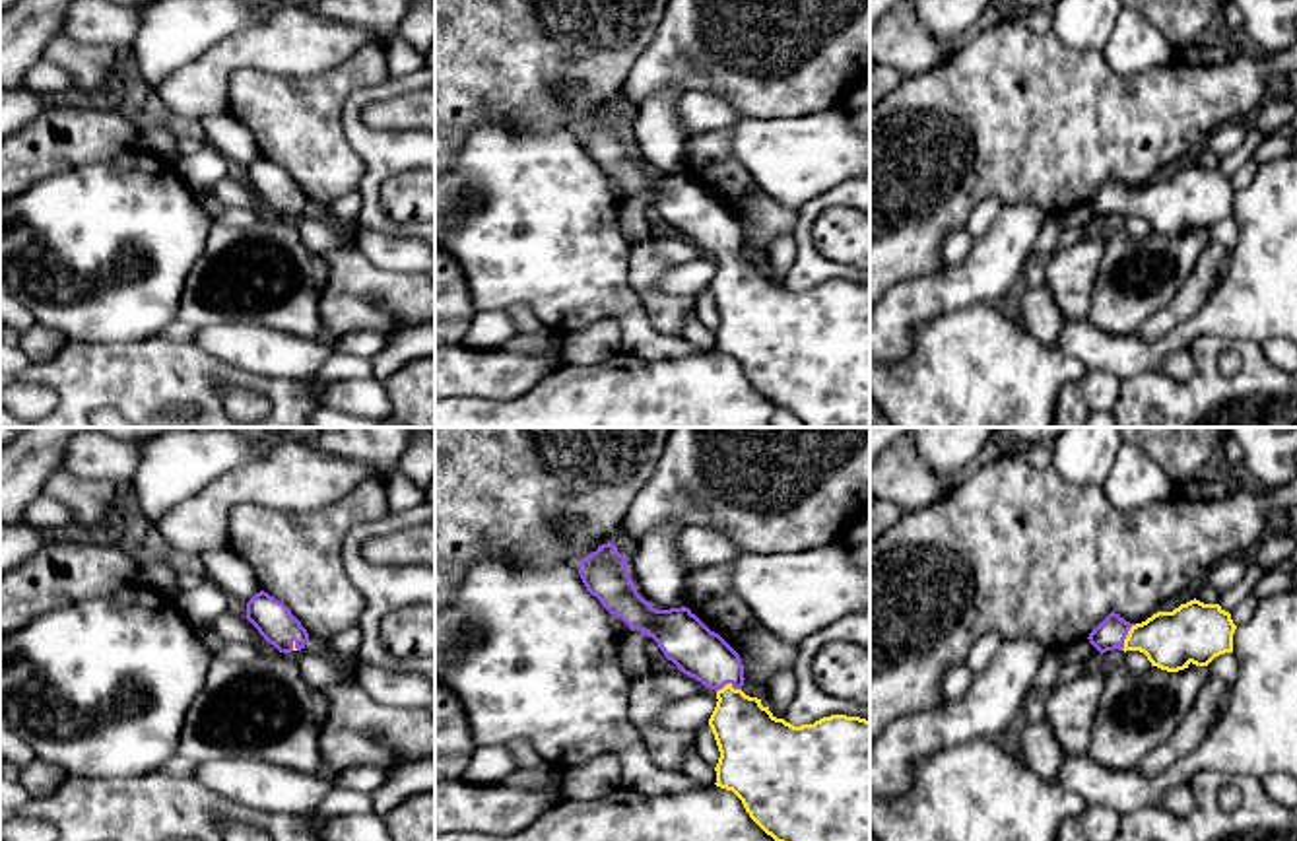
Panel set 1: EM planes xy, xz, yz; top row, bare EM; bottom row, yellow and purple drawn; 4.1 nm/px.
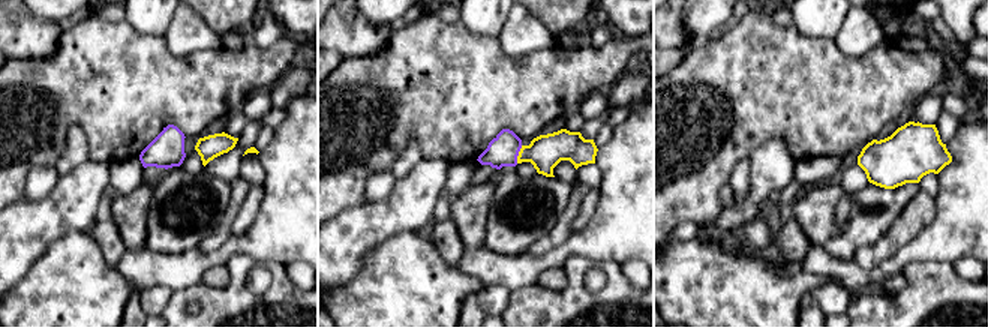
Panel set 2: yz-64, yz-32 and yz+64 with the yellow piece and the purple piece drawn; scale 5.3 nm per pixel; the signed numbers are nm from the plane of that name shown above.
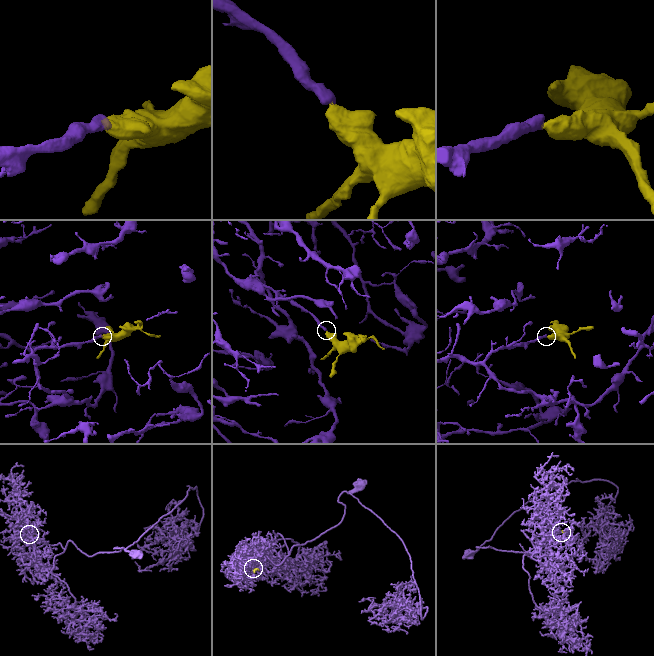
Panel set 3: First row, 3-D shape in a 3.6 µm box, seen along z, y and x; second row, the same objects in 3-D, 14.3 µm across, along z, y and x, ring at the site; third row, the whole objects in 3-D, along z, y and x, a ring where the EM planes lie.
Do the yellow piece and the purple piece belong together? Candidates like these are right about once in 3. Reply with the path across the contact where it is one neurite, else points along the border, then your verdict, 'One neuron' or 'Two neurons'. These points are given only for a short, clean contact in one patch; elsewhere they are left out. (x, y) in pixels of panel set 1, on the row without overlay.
Path across: yz (1169, 204), (1127, 201), (1111, 197). One neuron

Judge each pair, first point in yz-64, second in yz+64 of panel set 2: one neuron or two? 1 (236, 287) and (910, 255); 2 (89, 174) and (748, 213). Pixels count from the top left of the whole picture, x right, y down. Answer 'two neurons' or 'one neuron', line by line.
1: two neurons
2: one neuron

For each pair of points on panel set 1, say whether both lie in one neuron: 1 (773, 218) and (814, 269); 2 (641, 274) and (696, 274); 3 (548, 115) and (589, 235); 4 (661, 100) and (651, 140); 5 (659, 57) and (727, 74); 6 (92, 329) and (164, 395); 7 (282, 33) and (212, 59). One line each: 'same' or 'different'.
1: different
2: different
3: different
4: same
5: same
6: different
7: same

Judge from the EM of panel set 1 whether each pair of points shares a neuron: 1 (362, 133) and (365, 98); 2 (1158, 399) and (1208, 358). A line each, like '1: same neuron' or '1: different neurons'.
1: same neuron
2: same neuron

